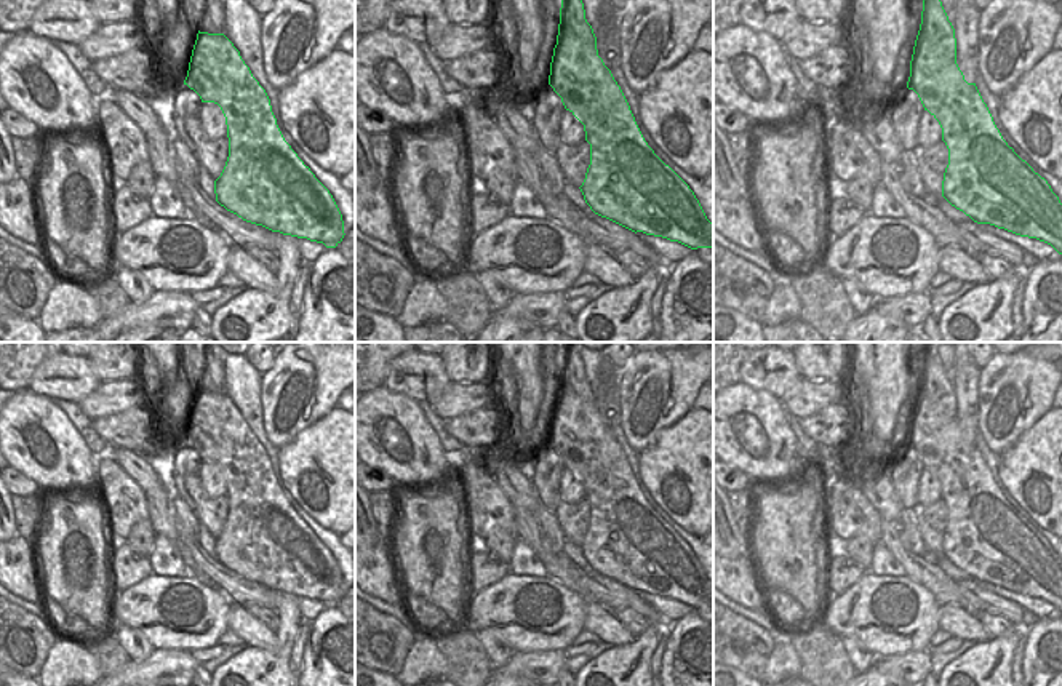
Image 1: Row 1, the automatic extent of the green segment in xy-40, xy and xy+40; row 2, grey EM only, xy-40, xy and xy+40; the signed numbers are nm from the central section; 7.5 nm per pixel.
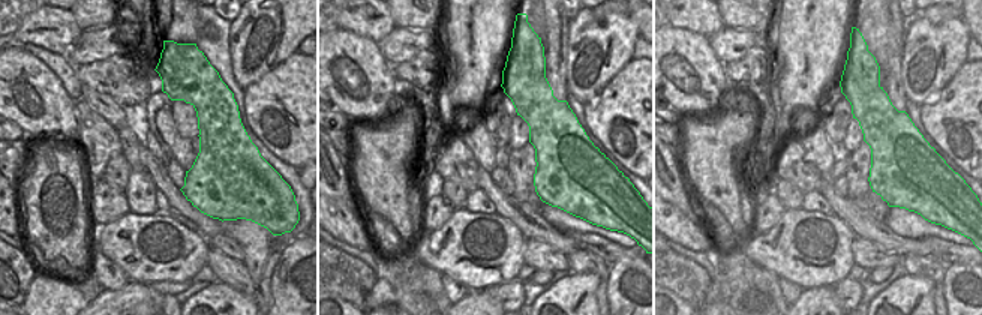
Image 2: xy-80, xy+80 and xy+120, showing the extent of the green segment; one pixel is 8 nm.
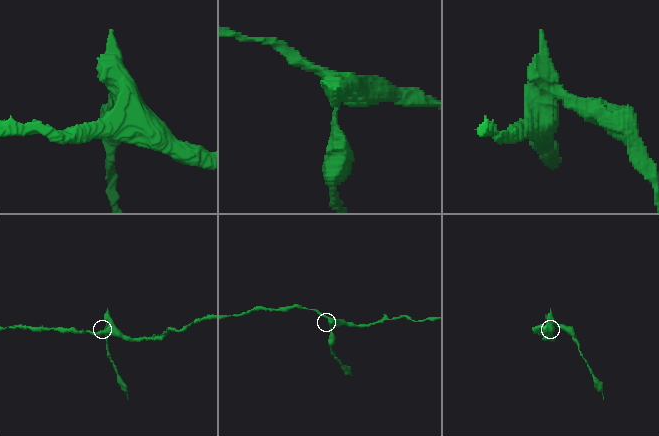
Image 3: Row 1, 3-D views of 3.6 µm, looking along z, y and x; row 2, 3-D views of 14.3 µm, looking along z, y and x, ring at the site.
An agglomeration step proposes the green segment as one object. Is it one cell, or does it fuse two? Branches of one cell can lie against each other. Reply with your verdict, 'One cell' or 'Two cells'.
Two cells.

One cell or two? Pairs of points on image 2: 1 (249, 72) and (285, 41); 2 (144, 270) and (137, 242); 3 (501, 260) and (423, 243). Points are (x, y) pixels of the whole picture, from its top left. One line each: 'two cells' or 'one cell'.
1: one cell
2: one cell
3: one cell

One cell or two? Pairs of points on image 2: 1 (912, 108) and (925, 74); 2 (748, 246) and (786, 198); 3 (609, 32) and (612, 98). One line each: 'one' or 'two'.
1: two
2: two
3: two

